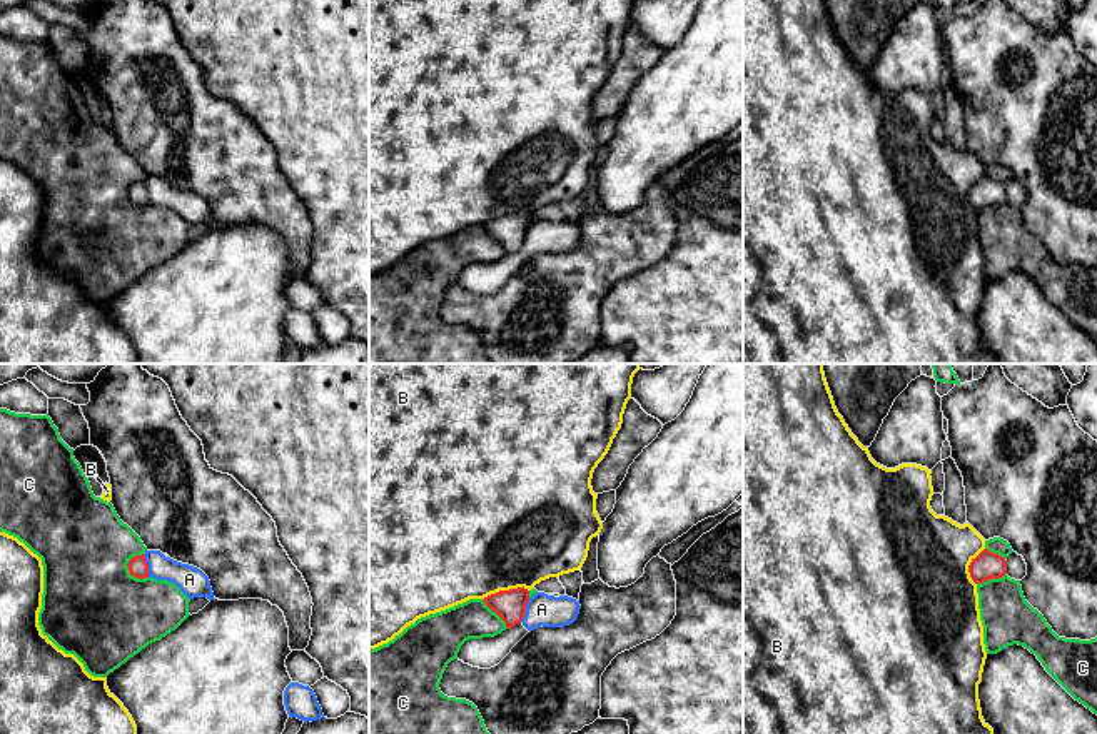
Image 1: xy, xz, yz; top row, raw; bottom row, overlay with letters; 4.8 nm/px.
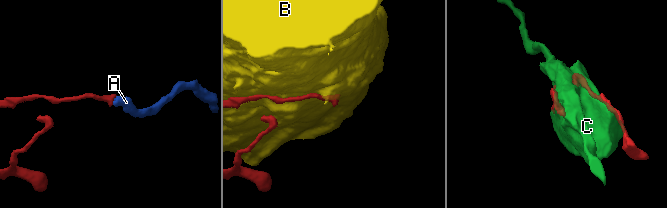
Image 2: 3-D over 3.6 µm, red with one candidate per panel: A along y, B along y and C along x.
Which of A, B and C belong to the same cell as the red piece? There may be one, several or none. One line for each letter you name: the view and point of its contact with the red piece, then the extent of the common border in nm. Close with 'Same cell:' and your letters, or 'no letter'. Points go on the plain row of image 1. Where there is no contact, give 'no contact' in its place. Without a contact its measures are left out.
Same cell: no letter

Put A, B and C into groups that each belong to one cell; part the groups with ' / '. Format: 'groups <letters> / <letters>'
groups A B / C

